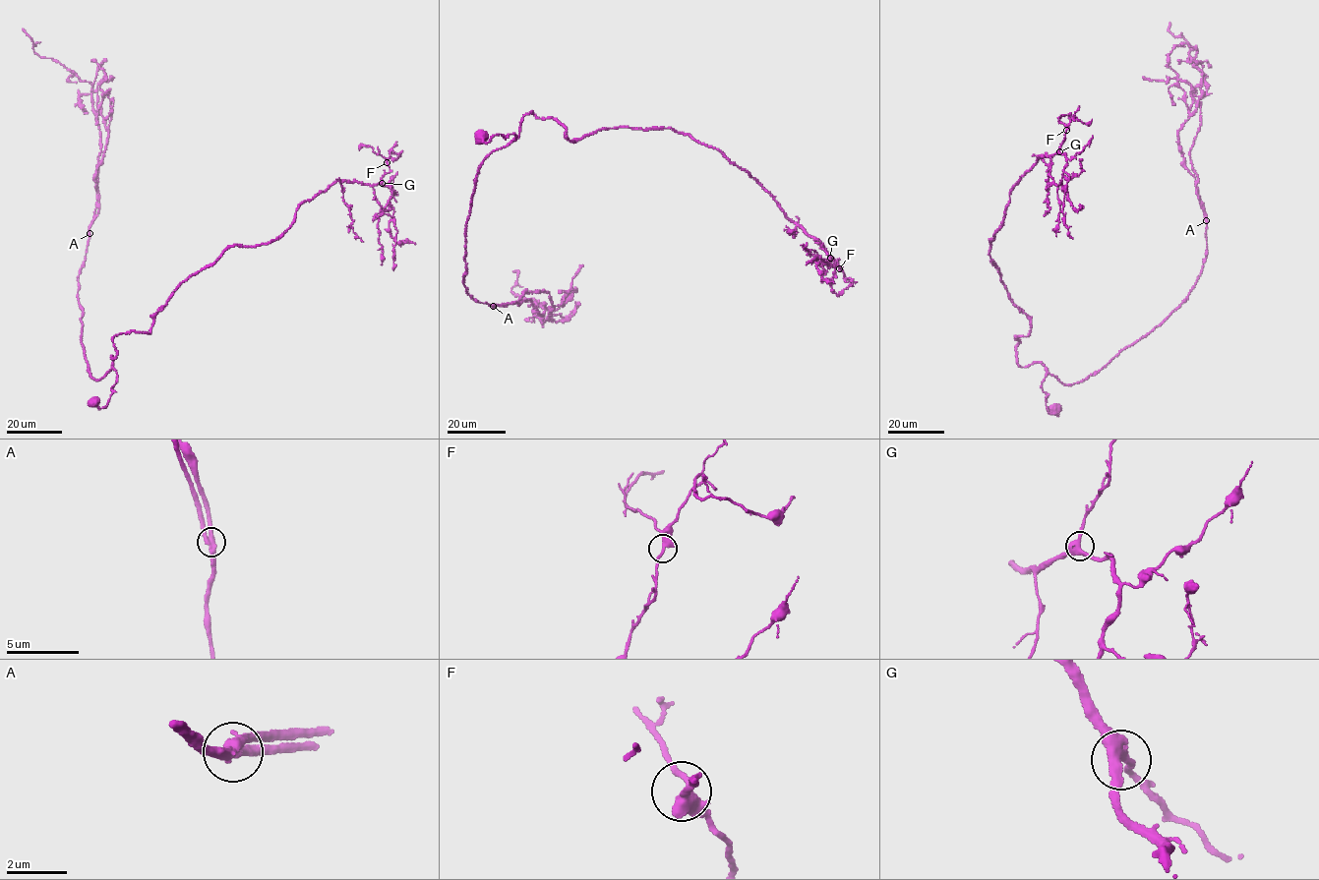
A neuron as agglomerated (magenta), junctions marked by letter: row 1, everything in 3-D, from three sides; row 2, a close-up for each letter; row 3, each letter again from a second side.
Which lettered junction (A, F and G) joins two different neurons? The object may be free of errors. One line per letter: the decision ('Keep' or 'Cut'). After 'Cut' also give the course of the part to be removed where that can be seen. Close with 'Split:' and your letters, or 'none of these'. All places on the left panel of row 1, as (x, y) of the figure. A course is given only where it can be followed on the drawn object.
A: Cut. Course of the part to remove: (89, 233), (99, 205), (100, 150), (92, 88), (50, 58), (34, 52), (31, 39), (23, 29)
F: Keep
G: Keep
Split: A

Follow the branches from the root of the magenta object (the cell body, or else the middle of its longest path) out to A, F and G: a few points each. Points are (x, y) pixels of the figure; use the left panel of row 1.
A: (93, 402), (105, 407), (117, 376), (112, 369), (92, 379), (81, 343), (78, 278), (89, 233)
F: (93, 402), (117, 380), (113, 337), (149, 333), (228, 248), (273, 241), (387, 162)
G: (93, 402), (117, 380), (113, 337), (149, 333), (183, 281), (231, 246), (273, 241), (335, 182), (382, 183)

